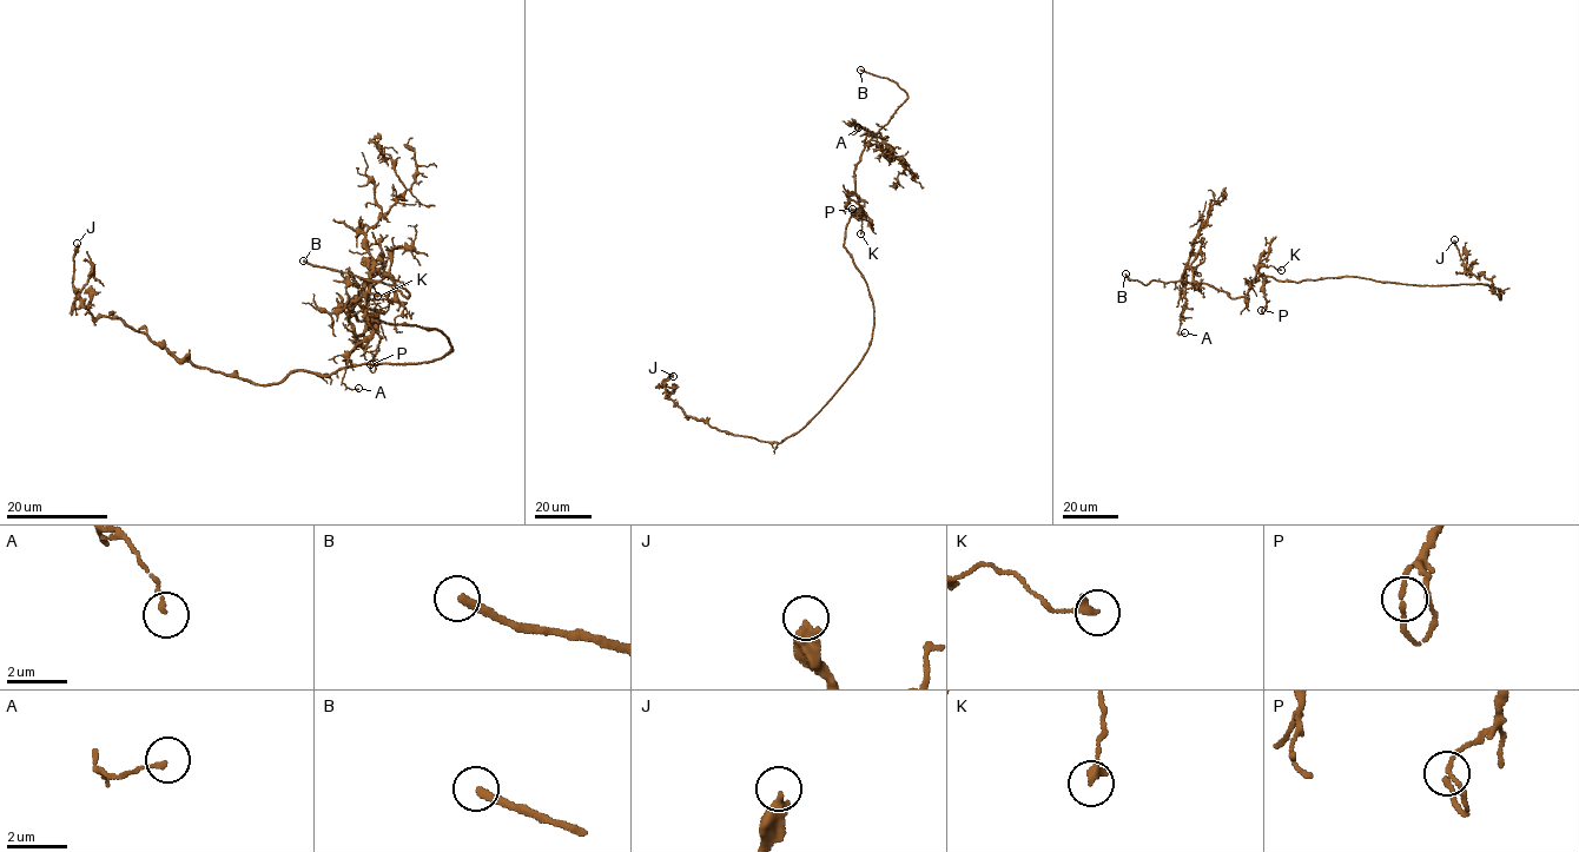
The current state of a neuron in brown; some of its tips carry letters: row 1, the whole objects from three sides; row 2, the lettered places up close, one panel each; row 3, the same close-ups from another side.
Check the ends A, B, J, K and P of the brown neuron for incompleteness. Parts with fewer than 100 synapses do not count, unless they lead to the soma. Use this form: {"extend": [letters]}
{"extend": ["B"]}

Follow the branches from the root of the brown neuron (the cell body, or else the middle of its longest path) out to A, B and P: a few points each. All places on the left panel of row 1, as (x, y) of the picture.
A: (446, 336), (357, 319), (365, 284), (362, 335), (347, 317), (363, 297), (370, 335), (342, 382), (358, 388)
B: (446, 336), (357, 319), (352, 303), (365, 284), (356, 336), (349, 302), (409, 294), (303, 261)
P: (446, 336), (433, 328), (357, 319), (352, 303), (365, 284), (364, 312), (380, 337), (372, 371), (370, 364)

